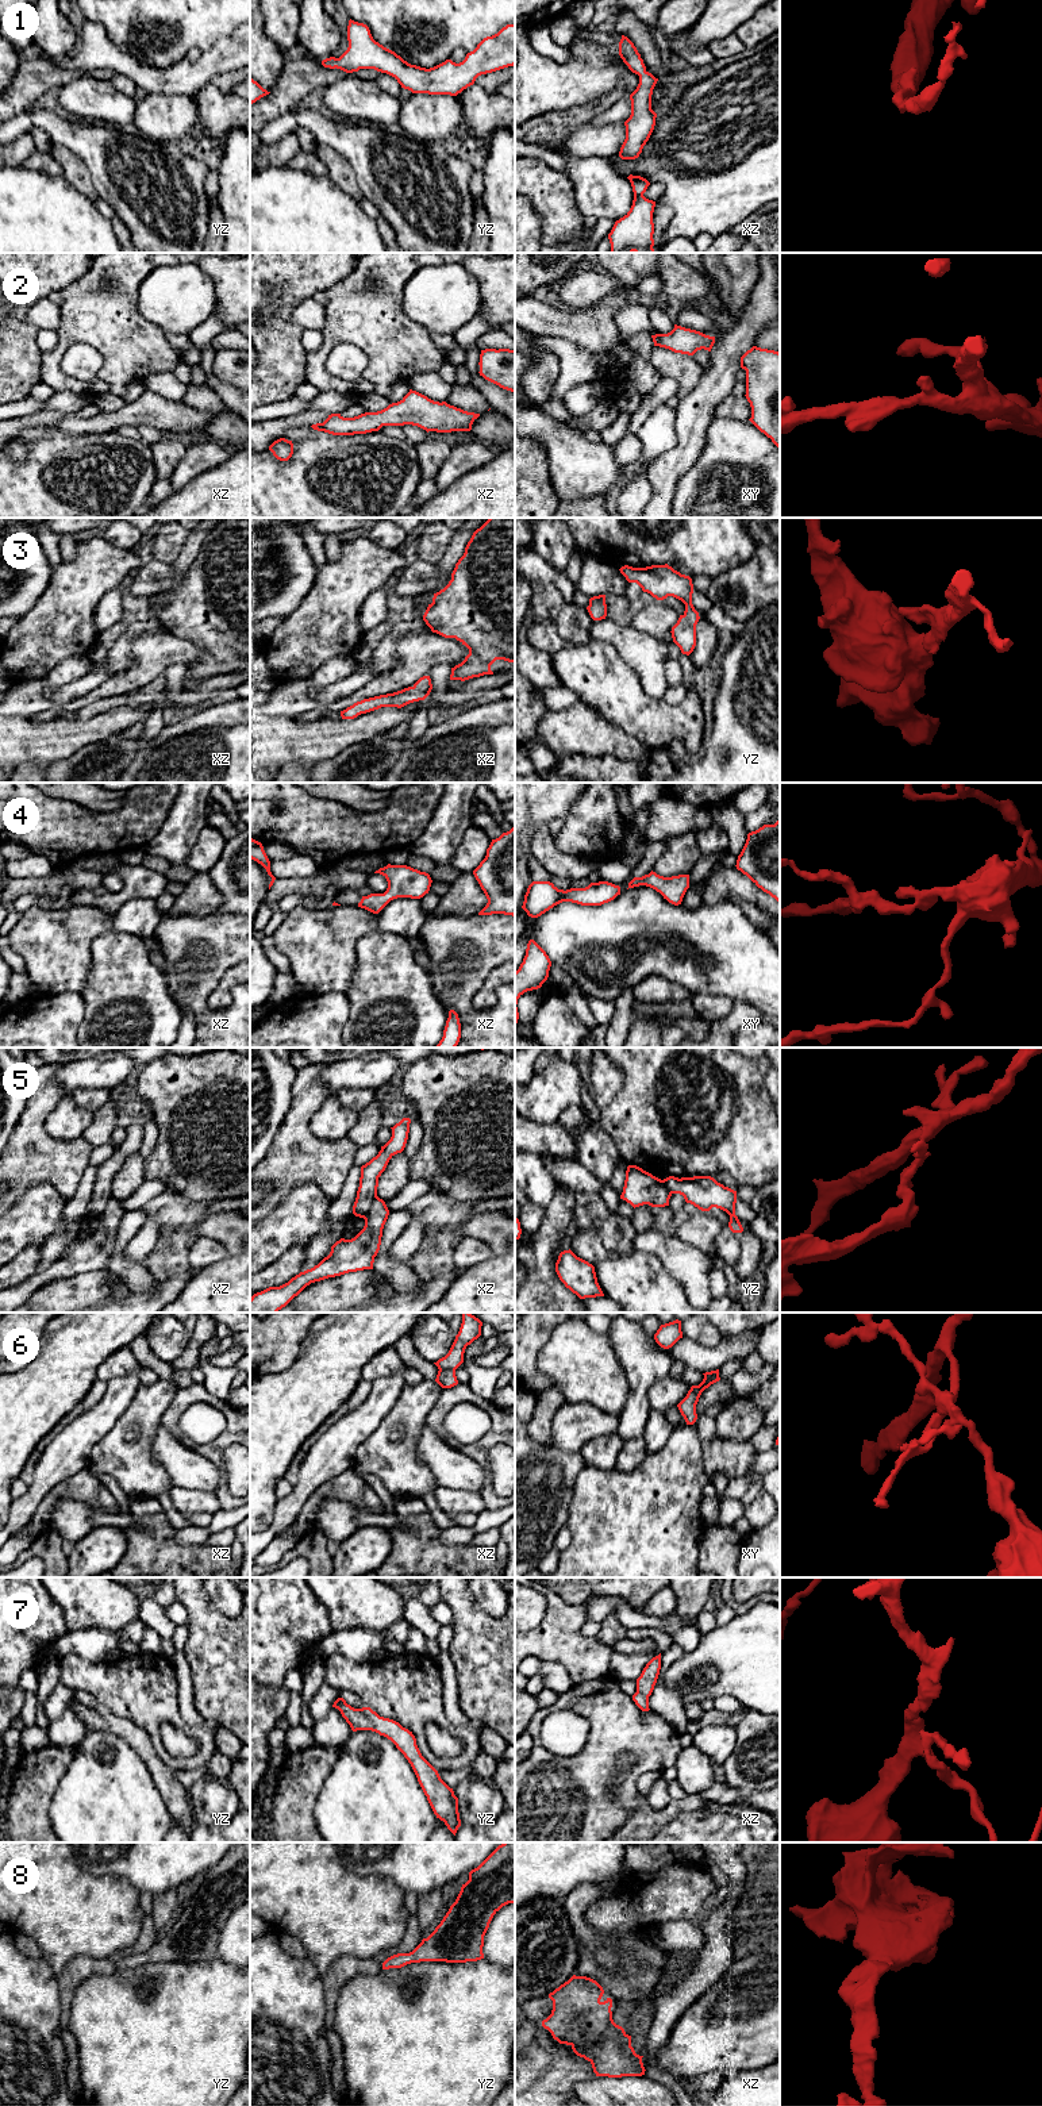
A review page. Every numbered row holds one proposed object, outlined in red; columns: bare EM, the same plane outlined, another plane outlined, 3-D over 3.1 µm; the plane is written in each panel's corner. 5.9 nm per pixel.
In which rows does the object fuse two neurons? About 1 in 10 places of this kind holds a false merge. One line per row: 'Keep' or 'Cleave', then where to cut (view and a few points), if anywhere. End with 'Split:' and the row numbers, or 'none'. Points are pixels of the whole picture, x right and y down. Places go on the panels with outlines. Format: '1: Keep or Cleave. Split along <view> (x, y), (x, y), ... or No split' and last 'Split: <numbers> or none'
1: Keep. No split
2: Keep. No split
3: Keep. No split
4: Keep. No split
5: Cleave. Split along xz (377, 1196), (362, 1217)
6: Cleave. Split along xz (454, 1369), (439, 1371)
7: Keep. No split
8: Keep. No split
Split: 5, 6

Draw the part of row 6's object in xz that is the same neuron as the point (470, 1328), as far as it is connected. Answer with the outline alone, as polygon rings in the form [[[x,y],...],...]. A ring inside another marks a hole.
[[[462,1313],[462,1323],[449,1353],[434,1363],[439,1371],[457,1369],[464,1363],[468,1345],[481,1336],[482,1322],[470,1313]]]

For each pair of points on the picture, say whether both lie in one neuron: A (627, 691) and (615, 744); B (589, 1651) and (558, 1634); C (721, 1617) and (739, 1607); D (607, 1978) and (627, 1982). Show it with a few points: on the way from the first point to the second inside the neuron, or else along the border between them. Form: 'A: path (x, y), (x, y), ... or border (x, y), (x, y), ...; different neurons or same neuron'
A: border (593, 708), (645, 746); different neurons
B: path (581, 1651), (576, 1651), (566, 1643); same neuron
C: border (719, 1601), (725, 1602), (737, 1614); different neurons
D: path (612, 1982), (622, 1982); same neuron

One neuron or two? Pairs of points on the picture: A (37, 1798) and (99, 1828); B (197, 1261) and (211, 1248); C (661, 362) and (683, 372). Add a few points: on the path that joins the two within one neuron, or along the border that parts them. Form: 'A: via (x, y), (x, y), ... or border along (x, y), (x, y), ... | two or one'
A: border along (64, 1775), (49, 1806), (52, 1828) | two
B: via (200, 1259), (208, 1251) | one
C: via (666, 362), (677, 366) | one

